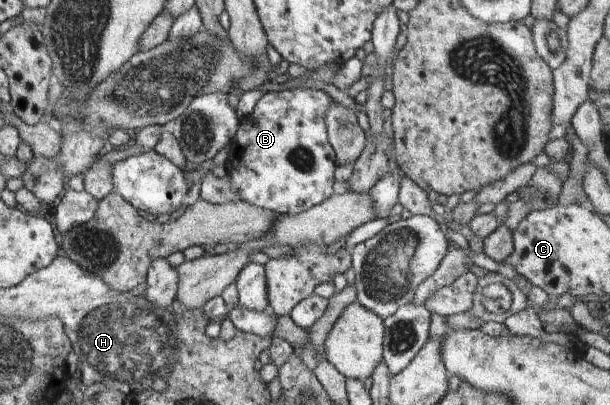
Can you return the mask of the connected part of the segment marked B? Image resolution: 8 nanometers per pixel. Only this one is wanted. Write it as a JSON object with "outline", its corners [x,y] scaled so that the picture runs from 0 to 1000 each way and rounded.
{"outline":[[[480,217],[475,222],[462,222],[461,227],[438,227],[421,252],[415,267],[415,277],[398,289],[389,301],[389,323],[377,348],[377,365],[374,368],[374,398],[379,410],[379,422],[374,430],[375,462],[379,474],[385,474],[393,496],[405,501],[408,509],[416,509],[425,519],[441,519],[457,531],[480,531],[503,521],[510,509],[525,504],[530,494],[534,494],[544,479],[544,454],[548,449],[546,425],[549,420],[548,407],[548,378],[543,360],[538,356],[534,336],[533,301],[530,296],[530,277],[539,267],[544,257],[544,244],[539,242],[533,227],[526,222],[498,222],[493,217]]]}

